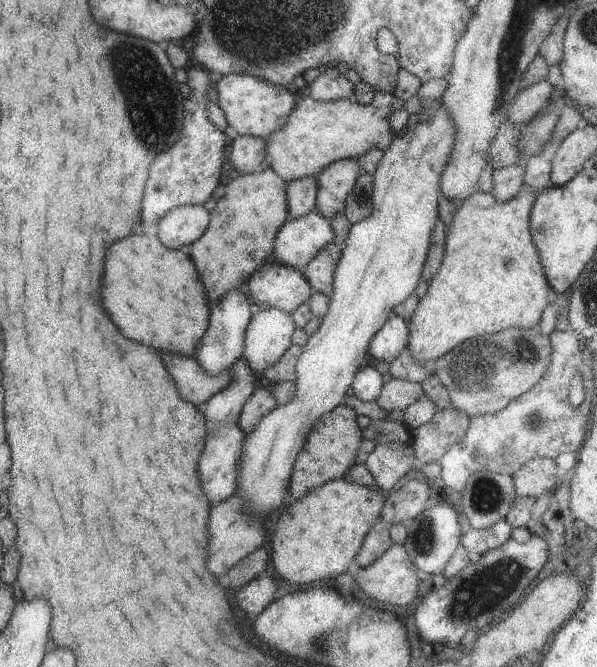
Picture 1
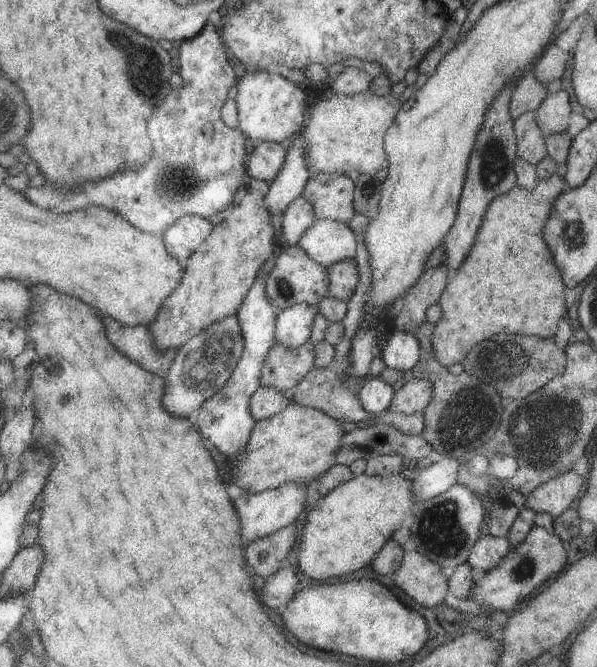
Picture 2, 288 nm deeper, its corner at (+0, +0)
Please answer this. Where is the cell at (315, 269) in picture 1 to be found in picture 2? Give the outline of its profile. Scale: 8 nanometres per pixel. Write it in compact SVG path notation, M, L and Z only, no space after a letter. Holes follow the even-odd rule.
M353 258L329 264L325 268L325 276L327 276L325 296L333 300L349 300L359 284L359 272Z

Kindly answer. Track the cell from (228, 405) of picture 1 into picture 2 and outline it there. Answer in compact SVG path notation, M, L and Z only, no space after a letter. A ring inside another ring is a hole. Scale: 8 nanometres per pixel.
M293 140L287 144L287 154L285 154L285 162L283 162L283 168L279 170L279 174L275 176L275 182L271 182L267 194L265 194L265 208L269 210L269 220L273 224L273 230L277 234L277 248L275 248L275 254L263 264L263 270L259 270L259 276L257 280L253 282L251 290L247 292L247 296L243 298L239 310L237 310L237 320L239 320L239 326L241 326L241 332L243 332L243 354L233 370L233 374L229 376L227 384L223 384L223 388L219 392L215 392L209 400L205 400L201 404L201 412L195 420L195 428L199 430L201 434L201 440L205 442L207 448L215 448L217 454L225 456L229 462L231 460L237 460L239 452L243 452L243 448L247 446L247 440L251 436L251 430L255 426L251 414L249 414L249 400L251 400L251 394L261 386L261 366L267 358L267 352L275 346L273 342L273 322L275 322L275 314L277 310L271 308L271 304L267 302L265 298L265 292L263 292L263 282L265 282L265 276L267 276L267 270L273 266L273 260L279 252L279 248L283 246L281 244L281 212L285 210L285 206L295 198L295 196L303 196L303 188L307 188L307 180L309 180L309 174L305 170L305 162L303 162L303 146Z

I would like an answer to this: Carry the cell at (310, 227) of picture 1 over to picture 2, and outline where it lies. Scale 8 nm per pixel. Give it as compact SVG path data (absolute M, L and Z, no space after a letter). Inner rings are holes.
M313 220L299 240L295 240L295 246L309 260L327 268L339 260L355 258L357 236L345 224L333 220Z

